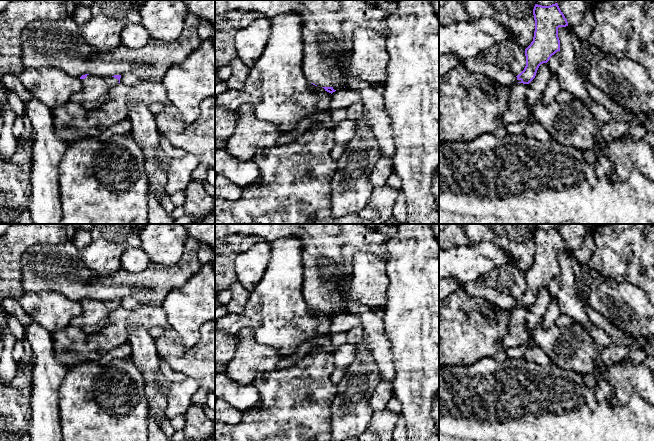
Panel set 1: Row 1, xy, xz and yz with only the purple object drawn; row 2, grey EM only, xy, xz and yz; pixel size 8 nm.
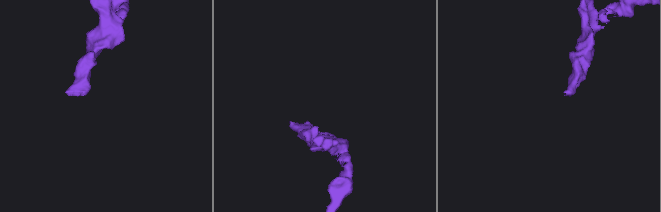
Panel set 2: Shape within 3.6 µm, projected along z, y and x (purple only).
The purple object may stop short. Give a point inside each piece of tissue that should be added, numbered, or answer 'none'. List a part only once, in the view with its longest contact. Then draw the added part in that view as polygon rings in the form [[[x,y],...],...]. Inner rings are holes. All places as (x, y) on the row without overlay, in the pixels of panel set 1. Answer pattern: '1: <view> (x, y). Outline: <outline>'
1: xz (328, 249). Outline: [[[215,224],[215,237],[241,234],[259,236],[269,244],[283,238],[297,237],[302,243],[303,260],[303,298],[309,307],[318,311],[334,311],[343,299],[342,286],[353,273],[353,257],[359,252],[373,253],[383,259],[386,257],[386,243],[390,236],[376,229],[369,229],[365,224]]]

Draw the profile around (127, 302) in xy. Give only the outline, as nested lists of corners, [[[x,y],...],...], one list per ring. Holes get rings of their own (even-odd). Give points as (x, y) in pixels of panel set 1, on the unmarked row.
[[[124,297],[121,299],[120,306],[125,309],[135,309],[140,303],[132,297]]]

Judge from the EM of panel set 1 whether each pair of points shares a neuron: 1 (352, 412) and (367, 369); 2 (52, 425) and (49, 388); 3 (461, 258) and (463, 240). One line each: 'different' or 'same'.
1: same
2: same
3: different

